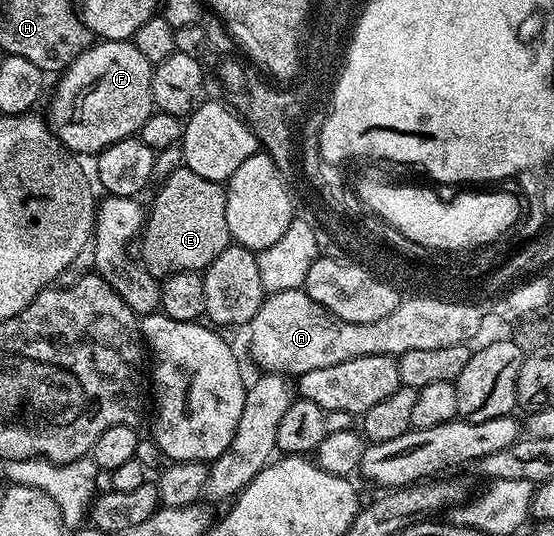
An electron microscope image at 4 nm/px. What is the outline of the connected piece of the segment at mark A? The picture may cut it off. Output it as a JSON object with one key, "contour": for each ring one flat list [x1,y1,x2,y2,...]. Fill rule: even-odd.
{"contour":[[293,288,283,292,271,292,263,300,260,310,250,319,250,356,262,367,266,374,301,374,308,370,320,370,324,366,336,366,336,362,348,362,352,358,360,358,368,354,399,357,408,350,436,350,440,346,456,344,460,332,458,326,448,316,451,306,439,304,426,297,416,297,398,303,396,310,388,314,388,318,380,318,380,322,344,322,336,318,324,306,320,306,302,288]]}

